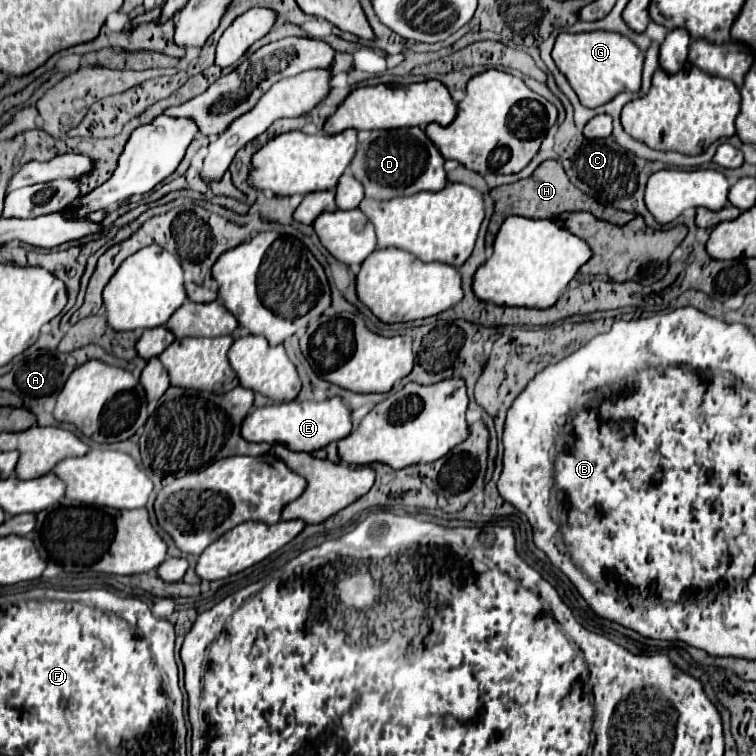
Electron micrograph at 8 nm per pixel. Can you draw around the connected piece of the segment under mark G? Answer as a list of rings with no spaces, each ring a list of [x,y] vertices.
[[[606,30],[586,34],[558,34],[554,50],[554,64],[566,76],[572,90],[578,94],[580,104],[586,108],[598,108],[610,102],[620,92],[638,92],[644,54],[626,36]]]

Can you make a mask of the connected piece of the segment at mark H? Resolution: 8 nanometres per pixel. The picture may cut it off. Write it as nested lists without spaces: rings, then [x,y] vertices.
[[[546,160],[542,162],[534,172],[532,176],[524,178],[524,180],[518,180],[514,184],[506,184],[506,186],[498,186],[498,188],[492,188],[490,190],[490,196],[494,198],[494,214],[490,218],[490,224],[488,224],[488,242],[492,244],[500,224],[508,218],[508,216],[526,216],[526,218],[554,218],[562,212],[590,212],[592,216],[596,216],[598,220],[606,220],[606,222],[612,222],[612,224],[626,224],[634,218],[634,214],[630,212],[618,212],[614,208],[606,208],[602,204],[598,204],[596,200],[590,200],[586,194],[578,192],[570,180],[566,180],[566,174],[562,172],[562,166],[558,166],[556,160]]]

